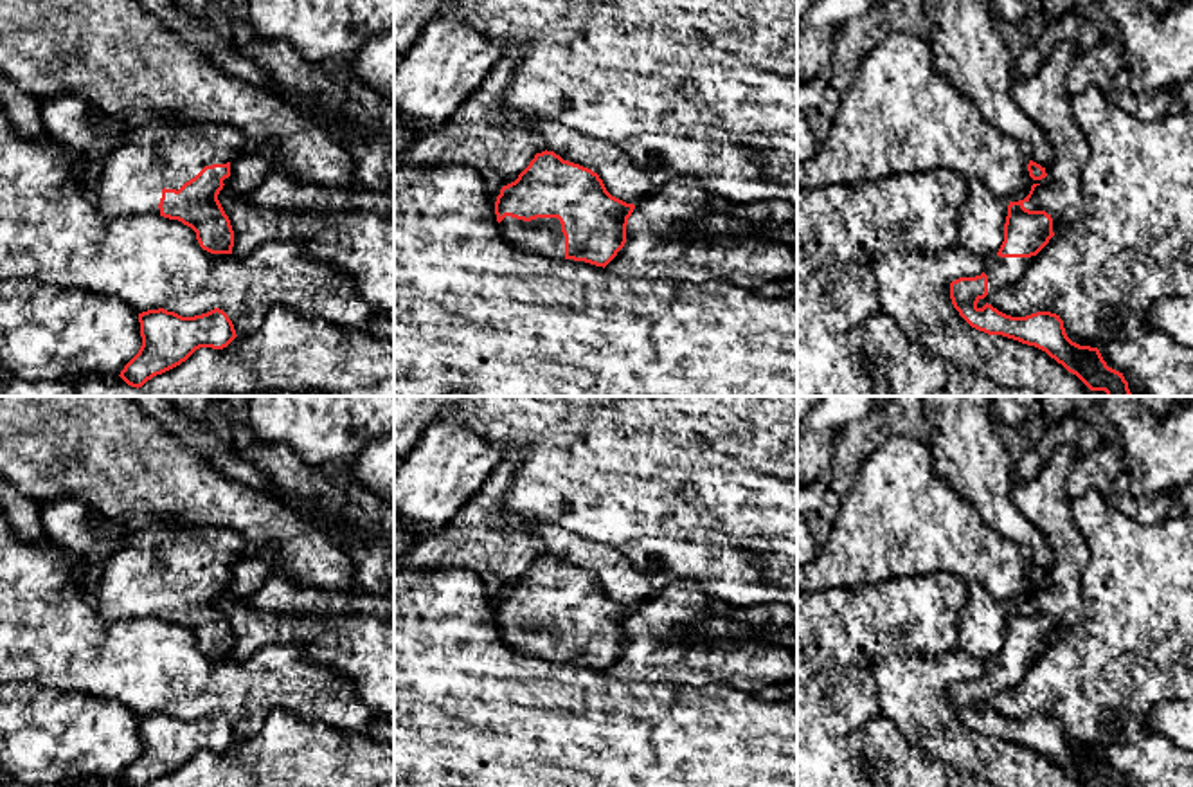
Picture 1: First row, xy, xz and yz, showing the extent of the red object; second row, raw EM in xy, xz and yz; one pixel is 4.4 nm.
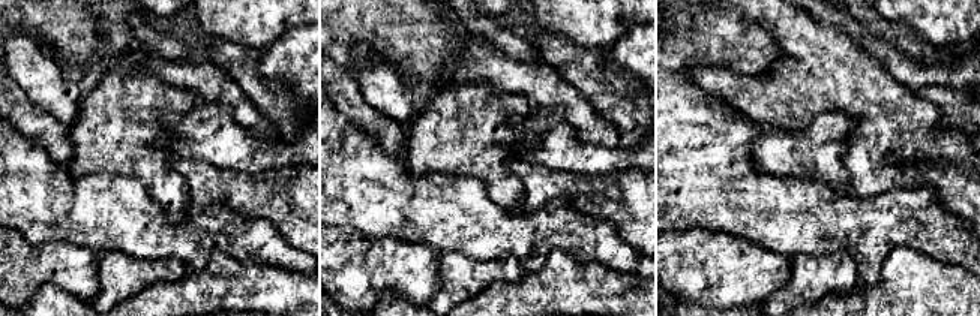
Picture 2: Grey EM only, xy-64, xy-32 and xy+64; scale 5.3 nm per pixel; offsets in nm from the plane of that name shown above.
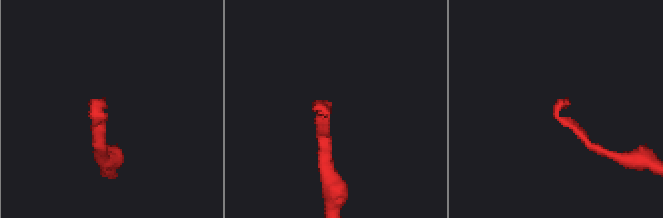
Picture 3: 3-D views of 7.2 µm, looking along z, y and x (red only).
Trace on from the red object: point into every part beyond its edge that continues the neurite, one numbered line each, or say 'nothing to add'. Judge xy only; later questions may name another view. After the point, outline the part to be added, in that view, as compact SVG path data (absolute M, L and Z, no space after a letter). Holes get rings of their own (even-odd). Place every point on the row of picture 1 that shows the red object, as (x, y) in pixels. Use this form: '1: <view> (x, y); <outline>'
1: xy (168, 152); M160 117L128 130L97 176L95 204L104 216L160 214L162 189L180 189L205 166L232 162L247 146L241 131L227 124Z

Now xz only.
1: xz (544, 236); M506 216L500 223L504 238L518 249L554 259L565 259L565 236L558 218L531 222Z

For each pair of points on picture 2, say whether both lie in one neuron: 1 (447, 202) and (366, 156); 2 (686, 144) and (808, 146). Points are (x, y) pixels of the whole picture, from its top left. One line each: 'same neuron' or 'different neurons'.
1: same neuron
2: different neurons

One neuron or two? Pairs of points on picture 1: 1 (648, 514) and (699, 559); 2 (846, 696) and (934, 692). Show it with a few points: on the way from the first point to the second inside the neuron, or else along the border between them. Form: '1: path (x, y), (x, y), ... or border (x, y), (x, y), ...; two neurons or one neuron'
1: path (657, 526), (675, 542), (686, 546); one neuron
2: border (879, 706), (880, 714); two neurons

